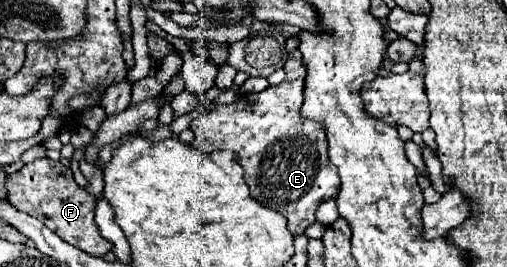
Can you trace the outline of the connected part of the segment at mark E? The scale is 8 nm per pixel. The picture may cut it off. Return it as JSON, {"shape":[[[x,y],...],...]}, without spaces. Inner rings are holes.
{"shape":[[[300,50],[288,54],[283,66],[286,78],[280,86],[268,86],[264,92],[252,94],[252,102],[244,110],[238,102],[230,106],[212,108],[208,114],[194,122],[196,138],[194,148],[198,152],[230,150],[238,156],[238,164],[244,168],[244,180],[250,194],[274,208],[290,208],[292,234],[302,234],[312,222],[316,208],[338,194],[340,178],[336,166],[330,164],[324,136],[324,124],[304,124],[300,118],[300,106],[304,102],[304,62]]]}

